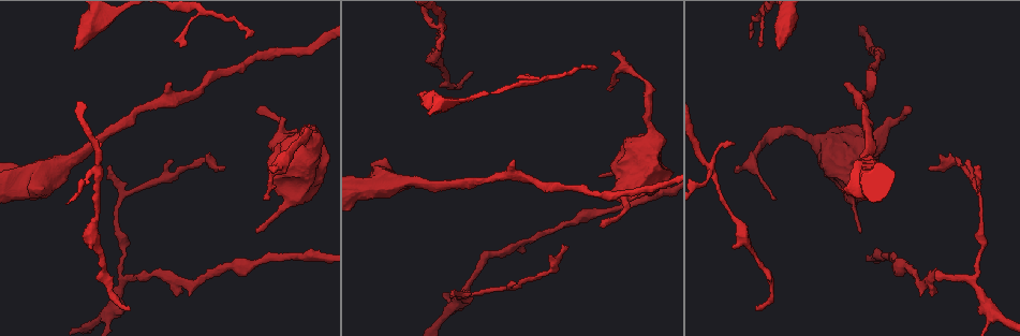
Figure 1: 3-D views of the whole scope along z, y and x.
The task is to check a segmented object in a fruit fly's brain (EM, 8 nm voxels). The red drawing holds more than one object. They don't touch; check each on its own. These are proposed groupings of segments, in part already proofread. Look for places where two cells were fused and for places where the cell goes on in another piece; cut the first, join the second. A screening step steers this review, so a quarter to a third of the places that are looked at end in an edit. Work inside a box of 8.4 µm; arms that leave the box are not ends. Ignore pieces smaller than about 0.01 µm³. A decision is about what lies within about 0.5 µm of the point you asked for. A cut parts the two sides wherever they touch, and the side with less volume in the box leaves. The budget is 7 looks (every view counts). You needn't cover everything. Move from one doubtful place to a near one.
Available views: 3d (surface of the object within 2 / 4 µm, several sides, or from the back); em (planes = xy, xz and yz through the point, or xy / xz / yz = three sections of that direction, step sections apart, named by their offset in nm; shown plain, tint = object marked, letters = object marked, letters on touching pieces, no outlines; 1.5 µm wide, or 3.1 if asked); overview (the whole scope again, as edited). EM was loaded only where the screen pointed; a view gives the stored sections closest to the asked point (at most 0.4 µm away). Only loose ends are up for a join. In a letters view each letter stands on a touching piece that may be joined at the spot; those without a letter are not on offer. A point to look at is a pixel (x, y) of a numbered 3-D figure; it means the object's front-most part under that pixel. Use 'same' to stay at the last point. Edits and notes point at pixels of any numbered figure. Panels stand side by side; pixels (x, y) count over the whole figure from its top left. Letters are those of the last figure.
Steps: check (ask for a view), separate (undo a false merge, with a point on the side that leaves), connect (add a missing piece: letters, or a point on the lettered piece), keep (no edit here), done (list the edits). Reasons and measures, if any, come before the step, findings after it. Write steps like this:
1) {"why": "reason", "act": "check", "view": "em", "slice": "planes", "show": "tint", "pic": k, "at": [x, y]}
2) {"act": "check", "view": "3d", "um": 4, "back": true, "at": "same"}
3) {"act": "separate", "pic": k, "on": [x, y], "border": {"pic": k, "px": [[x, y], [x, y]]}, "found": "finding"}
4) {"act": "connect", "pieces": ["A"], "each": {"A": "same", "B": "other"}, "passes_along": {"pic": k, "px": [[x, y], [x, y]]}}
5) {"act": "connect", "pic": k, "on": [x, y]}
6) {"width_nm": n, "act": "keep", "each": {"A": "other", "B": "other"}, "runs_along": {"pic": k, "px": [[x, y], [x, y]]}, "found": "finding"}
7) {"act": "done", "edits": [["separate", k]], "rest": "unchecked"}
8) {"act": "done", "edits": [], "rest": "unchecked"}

{"why": "an open end", "act": "check", "view": "em", "slice": "planes", "show": "tint", "pic": 1, "at": [171, 161]}

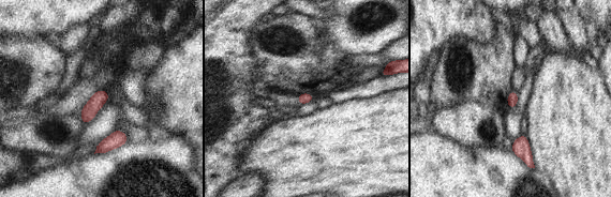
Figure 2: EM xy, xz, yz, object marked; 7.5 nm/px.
{"why": "see the neighbours", "act": "check", "view": "em", "slice": "planes", "show": "letters", "at": "same"}

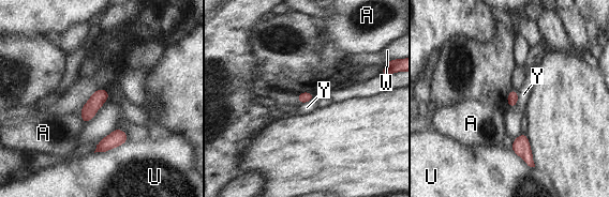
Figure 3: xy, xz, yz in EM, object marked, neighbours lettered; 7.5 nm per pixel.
{"width_nm": 80, "act": "keep", "each": {"A": "other", "U": "other", "W": "other", "Y": "other"}, "border": {"pic": 3, "px": [[313, 99], [300, 105]]}, "found": "none of them fits"}

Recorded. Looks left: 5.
{"why": "tapers out", "act": "check", "view": "em", "slice": "xy", "step": 8, "show": "tint", "pic": 1, "at": [737, 171]}

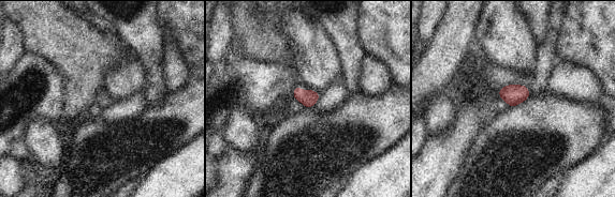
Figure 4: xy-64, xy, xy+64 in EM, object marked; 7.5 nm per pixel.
{"act": "check", "view": "em", "slice": "planes", "show": "letters", "at": "same"}

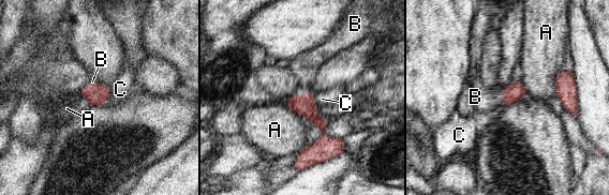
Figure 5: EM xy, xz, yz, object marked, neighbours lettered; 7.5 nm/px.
{"longest_contact_nm": ["A", 220], "act": "connect", "pieces": ["B"], "each": {"A": "other", "B": "same", "C": "other"}, "passes_along": {"pic": 5, "px": [[514, 92], [502, 96], [475, 96]]}, "found": "the cell continues"}

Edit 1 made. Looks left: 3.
{"act": "check", "view": "3d", "um": 4, "pic": 1, "at": [751, 37]}

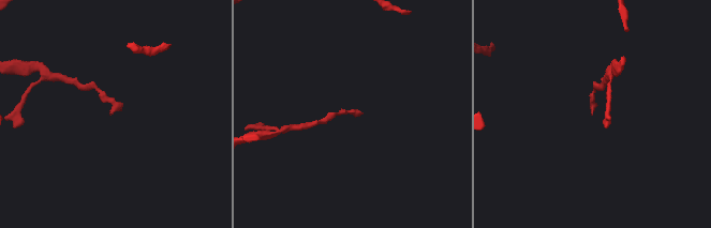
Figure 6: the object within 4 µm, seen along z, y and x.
{"why": "shape alone is not enough", "act": "check", "view": "em", "slice": "yz", "step": 4, "show": "letters", "pic": 6, "at": [592, 111]}

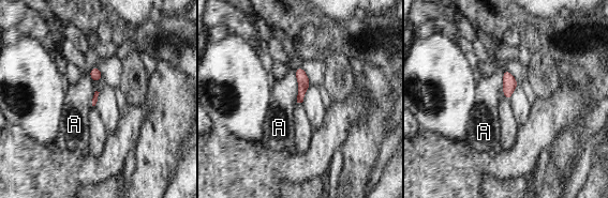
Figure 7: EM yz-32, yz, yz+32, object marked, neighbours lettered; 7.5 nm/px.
{"act": "check", "view": "em", "slice": "planes", "show": "letters", "at": "same"}

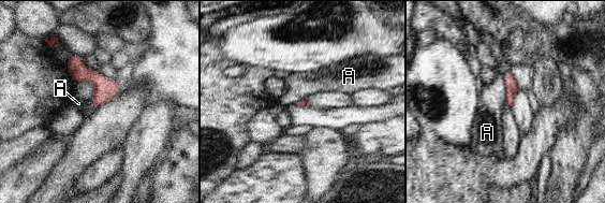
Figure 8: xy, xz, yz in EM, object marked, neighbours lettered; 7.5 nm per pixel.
{"act": "keep", "each": {"A": "other"}, "found": "none of them fits"}

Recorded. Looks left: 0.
{"act": "done", "edits": [["connect", 5]], "rest": "unchecked"}

